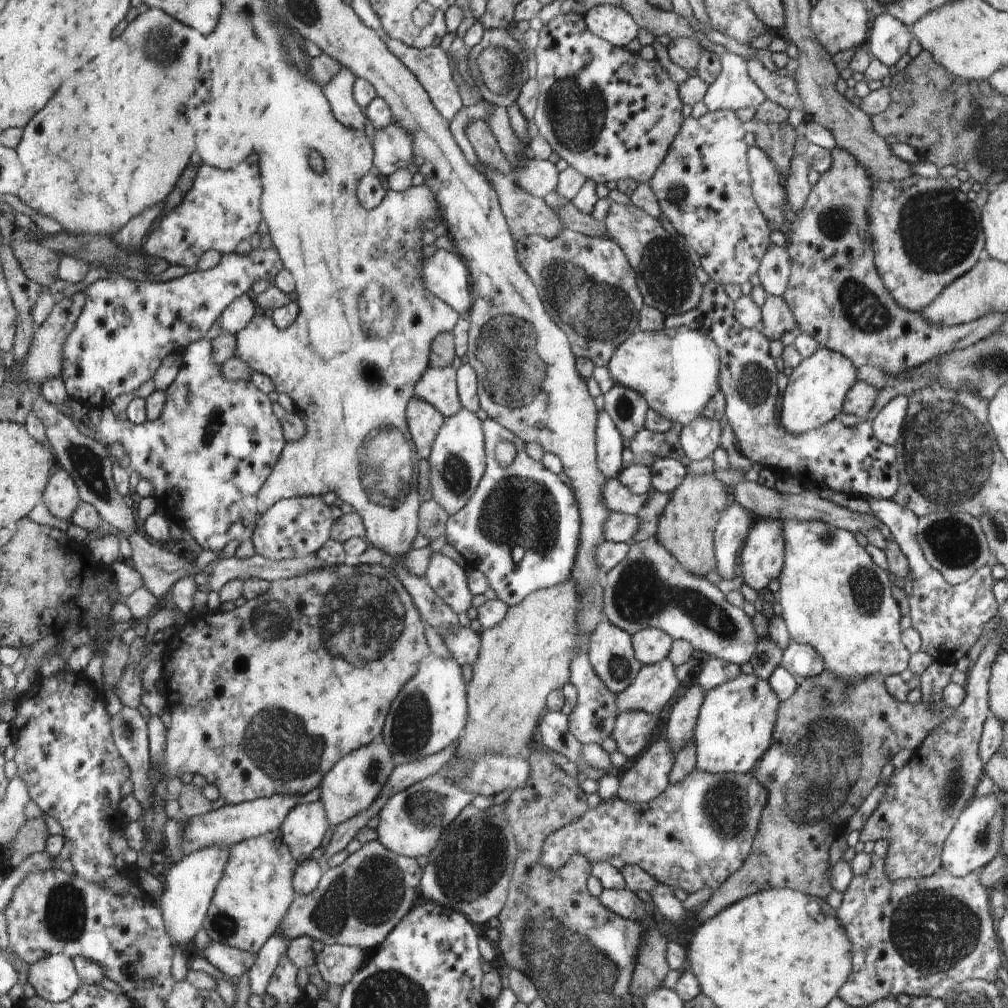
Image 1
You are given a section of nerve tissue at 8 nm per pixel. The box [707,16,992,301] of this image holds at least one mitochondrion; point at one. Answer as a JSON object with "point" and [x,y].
{"point":[938,230]}

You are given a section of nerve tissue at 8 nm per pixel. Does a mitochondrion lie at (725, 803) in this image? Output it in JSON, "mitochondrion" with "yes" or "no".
{"mitochondrion":"yes"}

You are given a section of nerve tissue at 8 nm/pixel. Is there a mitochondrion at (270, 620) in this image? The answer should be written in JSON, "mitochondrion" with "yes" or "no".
{"mitochondrion":"yes"}

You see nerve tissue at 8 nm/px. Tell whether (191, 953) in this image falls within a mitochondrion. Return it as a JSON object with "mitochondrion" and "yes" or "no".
{"mitochondrion":"no"}

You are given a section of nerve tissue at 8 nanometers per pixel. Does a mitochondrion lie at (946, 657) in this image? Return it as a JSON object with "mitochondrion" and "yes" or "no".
{"mitochondrion":"no"}

